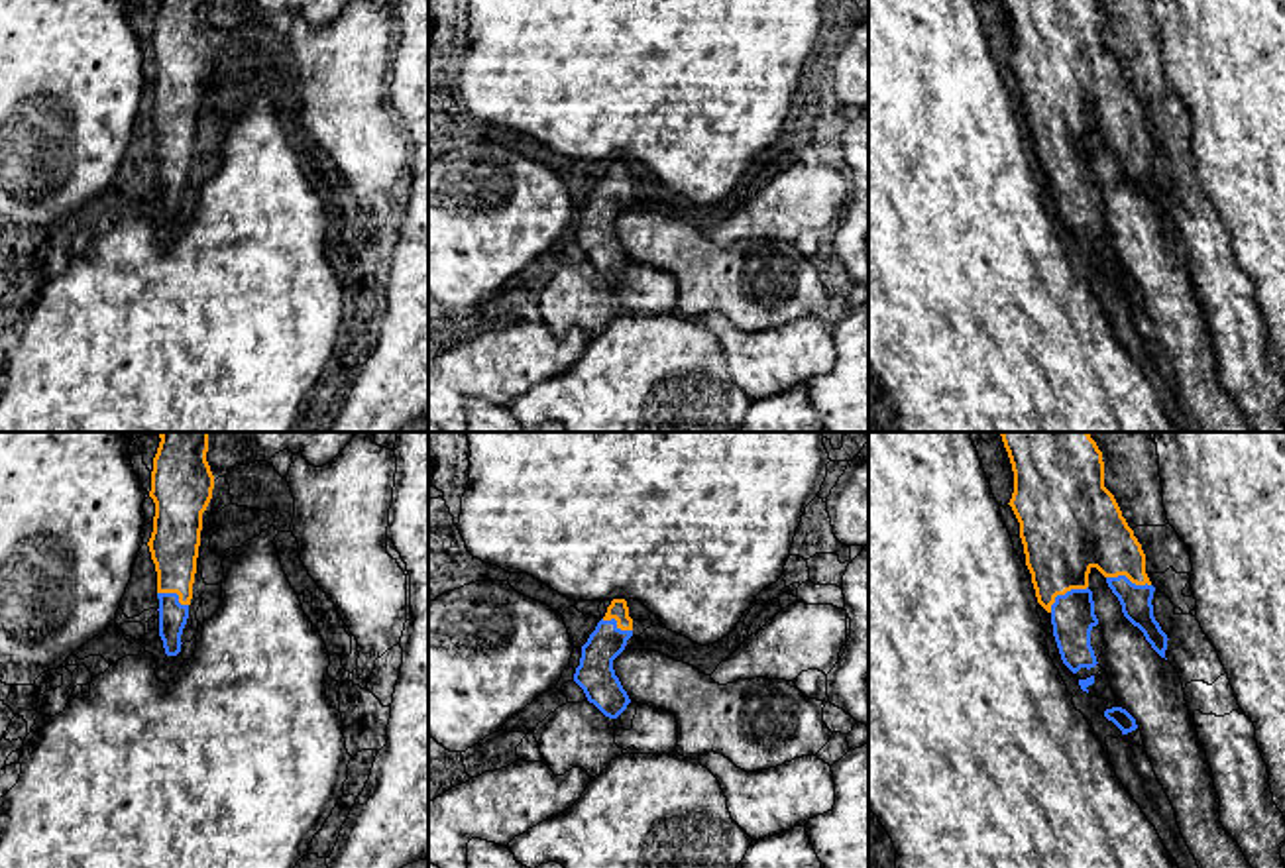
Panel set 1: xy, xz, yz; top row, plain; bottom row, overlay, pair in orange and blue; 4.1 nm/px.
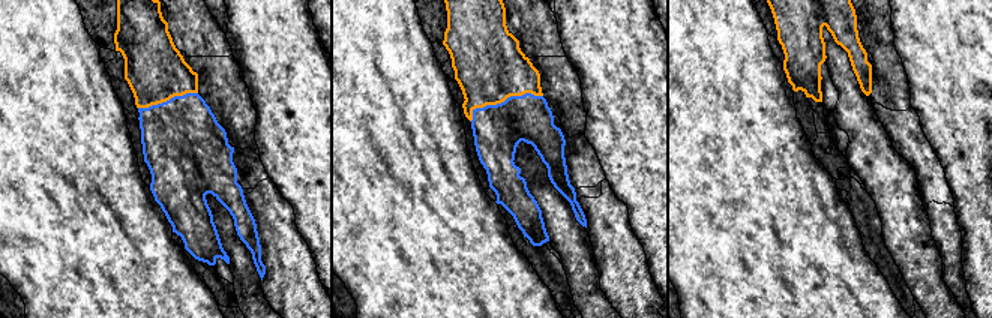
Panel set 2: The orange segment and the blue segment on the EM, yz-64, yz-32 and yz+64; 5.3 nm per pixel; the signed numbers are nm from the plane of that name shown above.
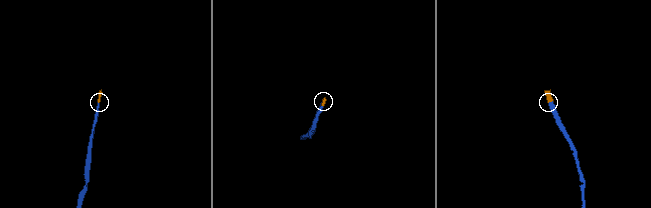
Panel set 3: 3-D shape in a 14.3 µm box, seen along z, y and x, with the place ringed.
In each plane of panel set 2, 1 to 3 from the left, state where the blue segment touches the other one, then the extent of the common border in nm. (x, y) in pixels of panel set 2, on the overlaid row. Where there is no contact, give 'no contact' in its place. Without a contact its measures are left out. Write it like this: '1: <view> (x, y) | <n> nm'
1: yz-64 (167, 99) | 340 nm
2: yz-32 (503, 101) | 420 nm
3: no contact

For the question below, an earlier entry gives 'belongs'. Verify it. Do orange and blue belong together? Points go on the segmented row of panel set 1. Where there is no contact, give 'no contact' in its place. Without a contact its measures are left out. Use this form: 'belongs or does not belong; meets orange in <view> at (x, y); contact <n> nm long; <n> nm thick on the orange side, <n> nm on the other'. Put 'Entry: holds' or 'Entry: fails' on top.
Entry: holds
belongs; meets orange in yz at (1063, 594); contact 190 nm long; 360 nm thick on the orange side, 180 nm on the other

